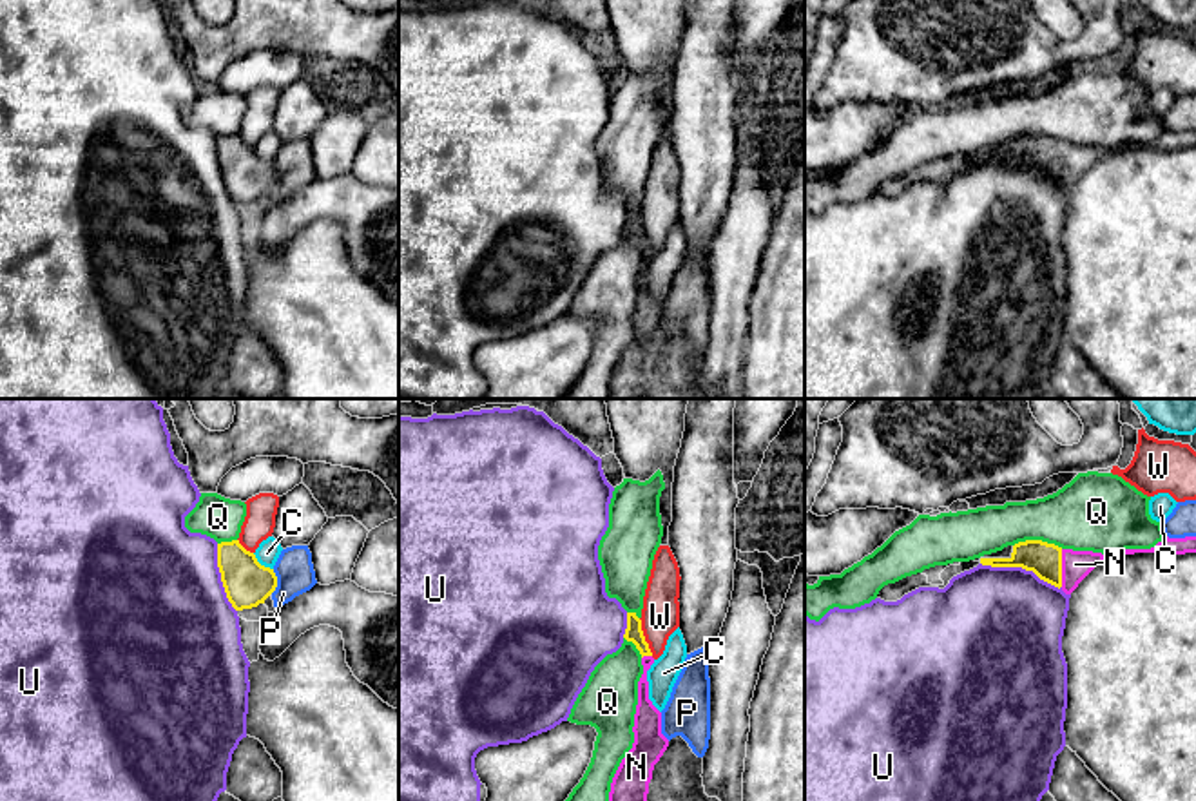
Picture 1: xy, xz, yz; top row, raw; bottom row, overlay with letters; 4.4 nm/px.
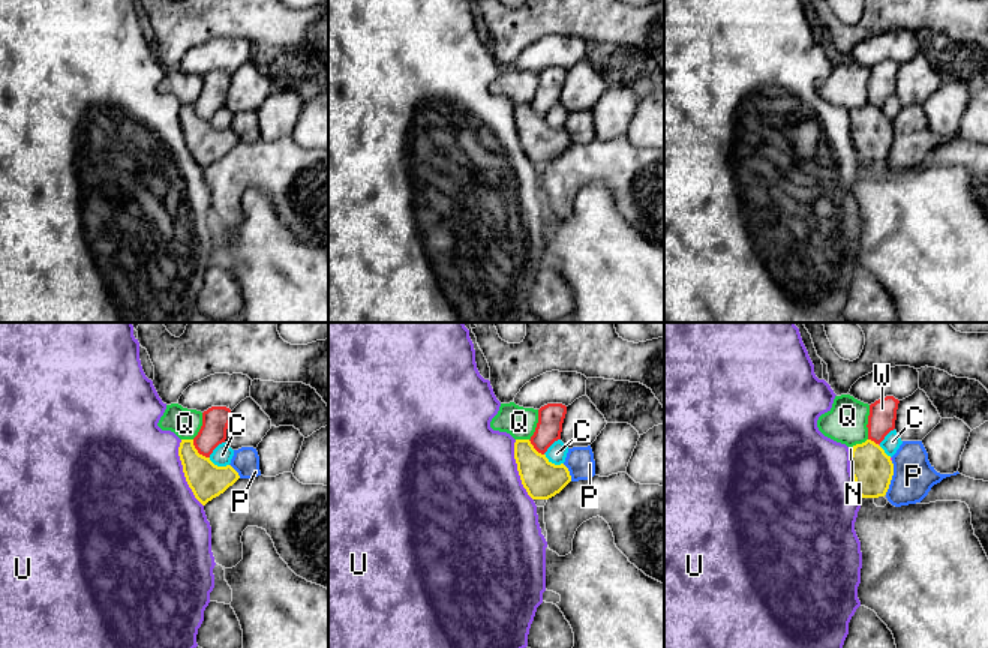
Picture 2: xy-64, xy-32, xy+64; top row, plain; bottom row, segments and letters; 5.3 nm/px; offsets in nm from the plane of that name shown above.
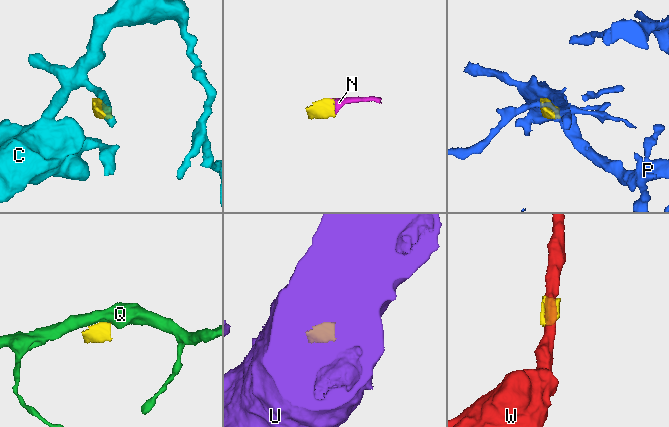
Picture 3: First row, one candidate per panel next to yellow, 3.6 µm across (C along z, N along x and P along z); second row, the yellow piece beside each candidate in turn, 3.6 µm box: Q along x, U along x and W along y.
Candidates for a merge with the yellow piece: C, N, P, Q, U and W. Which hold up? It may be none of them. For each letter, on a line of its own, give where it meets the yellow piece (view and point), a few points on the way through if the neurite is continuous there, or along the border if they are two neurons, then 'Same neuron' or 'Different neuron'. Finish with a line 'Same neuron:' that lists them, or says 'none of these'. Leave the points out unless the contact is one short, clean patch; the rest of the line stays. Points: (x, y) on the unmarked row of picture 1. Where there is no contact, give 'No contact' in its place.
C: Touches yellow at xy (260, 158). Boundary: xy (252, 147), (272, 164). Different neuron
N: Touches yellow at yz (1060, 162). Same neuron
P: Touches yellow at xy (276, 176). Different neuron
Q: Touches yellow at yz (1039, 135). Boundary: yz (1013, 138), (1041, 135), (1062, 142). Different neuron
U: Touches yellow at yz (1021, 160). Different neuron
W: Touches yellow at xz (644, 231). Different neuron
Same neuron: N

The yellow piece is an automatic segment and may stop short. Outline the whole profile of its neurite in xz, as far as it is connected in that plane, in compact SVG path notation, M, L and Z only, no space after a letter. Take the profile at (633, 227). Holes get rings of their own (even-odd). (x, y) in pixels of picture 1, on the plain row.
M627 207L623 232L632 236L641 248L643 268L638 275L638 299L634 308L634 337L622 353L609 386L609 399L723 399L718 391L709 391L703 381L703 352L698 352L689 337L676 330L670 335L661 328L661 306L649 294L647 265L654 257L649 237L636 207Z

